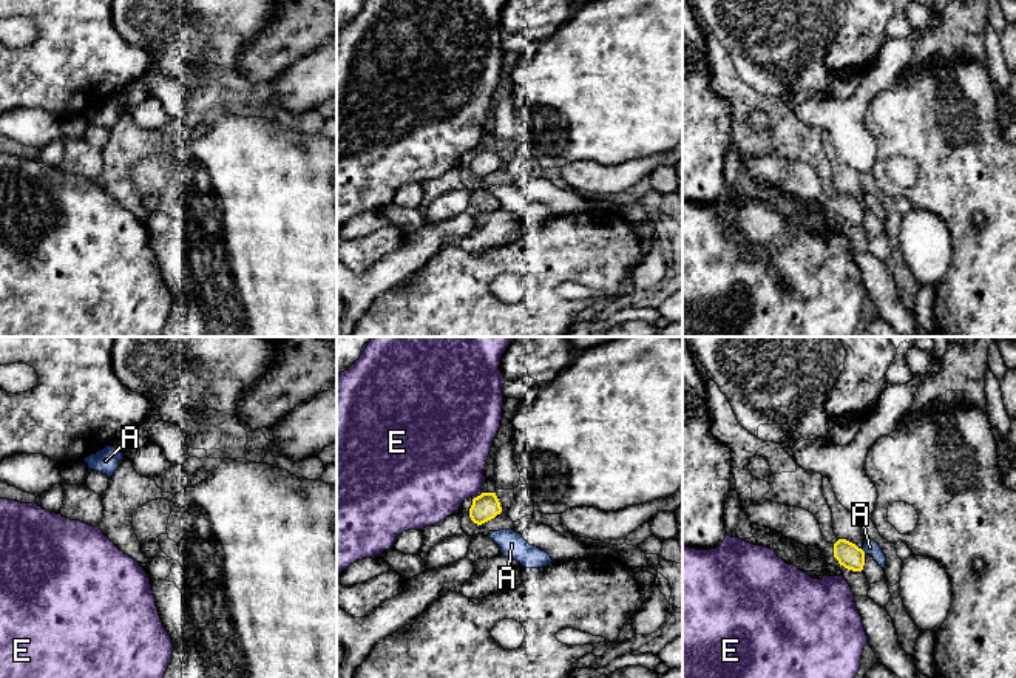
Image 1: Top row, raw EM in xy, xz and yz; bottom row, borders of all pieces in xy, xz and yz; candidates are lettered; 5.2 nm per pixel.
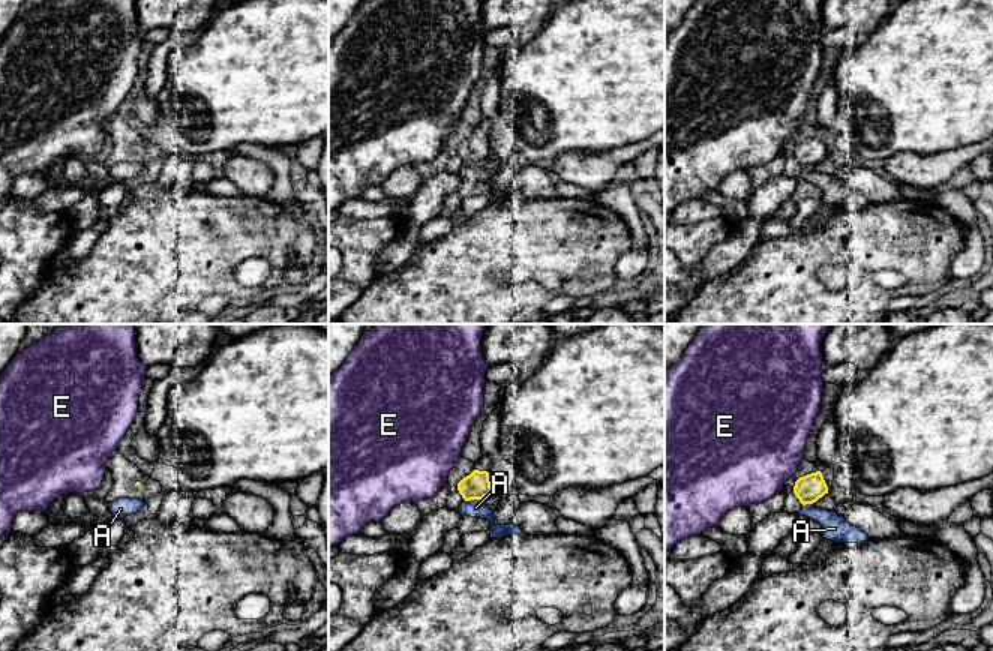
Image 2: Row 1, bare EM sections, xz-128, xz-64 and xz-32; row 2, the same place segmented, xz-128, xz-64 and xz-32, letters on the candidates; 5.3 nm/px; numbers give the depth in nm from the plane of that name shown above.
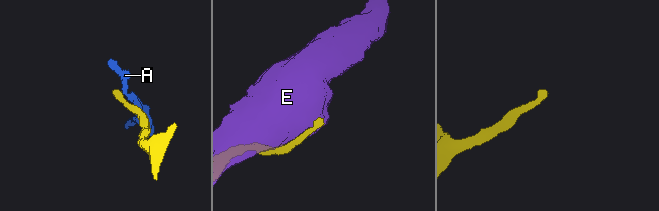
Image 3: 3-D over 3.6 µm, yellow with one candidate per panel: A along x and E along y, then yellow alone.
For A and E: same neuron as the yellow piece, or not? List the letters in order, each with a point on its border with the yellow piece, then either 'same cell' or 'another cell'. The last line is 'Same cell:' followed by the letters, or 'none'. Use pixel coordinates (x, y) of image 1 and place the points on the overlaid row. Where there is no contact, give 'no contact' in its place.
A: yz (863, 552) | another cell
E: xz (477, 496) | another cell
Same cell: none

